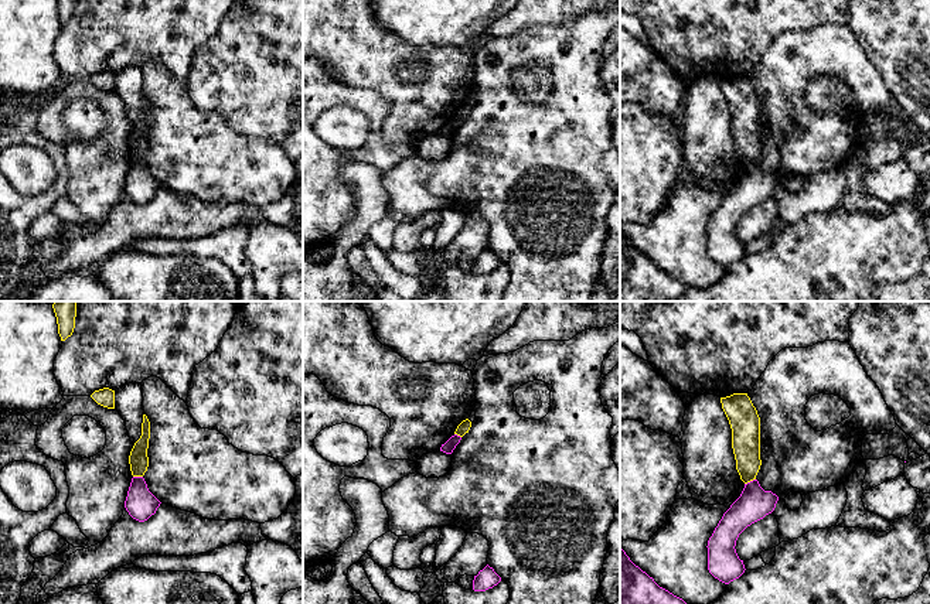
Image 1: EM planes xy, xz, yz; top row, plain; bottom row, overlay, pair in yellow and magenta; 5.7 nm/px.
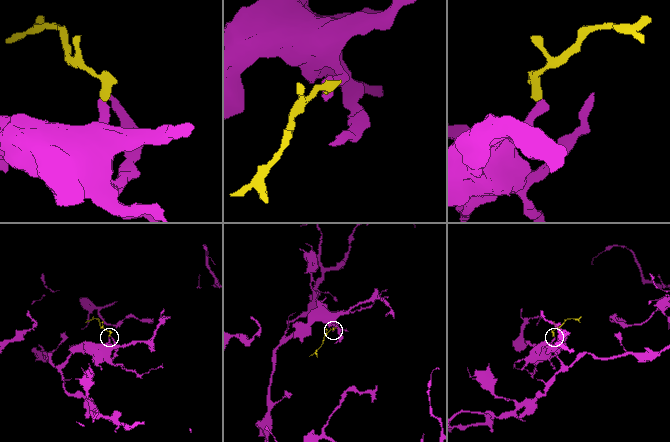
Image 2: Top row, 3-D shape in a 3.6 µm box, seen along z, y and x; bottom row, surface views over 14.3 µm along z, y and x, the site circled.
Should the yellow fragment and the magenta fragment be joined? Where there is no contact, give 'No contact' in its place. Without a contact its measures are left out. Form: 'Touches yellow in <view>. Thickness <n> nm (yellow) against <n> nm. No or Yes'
Touches yellow in yz. Thickness 160 nm (yellow) against 190 nm. No

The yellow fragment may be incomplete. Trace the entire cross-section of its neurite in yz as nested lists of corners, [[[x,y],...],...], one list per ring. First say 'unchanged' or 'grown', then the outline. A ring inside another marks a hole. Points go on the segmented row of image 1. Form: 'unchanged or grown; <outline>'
unchanged; [[[747,393],[721,397],[722,409],[732,429],[732,448],[740,480],[756,480],[760,470],[760,417]]]

